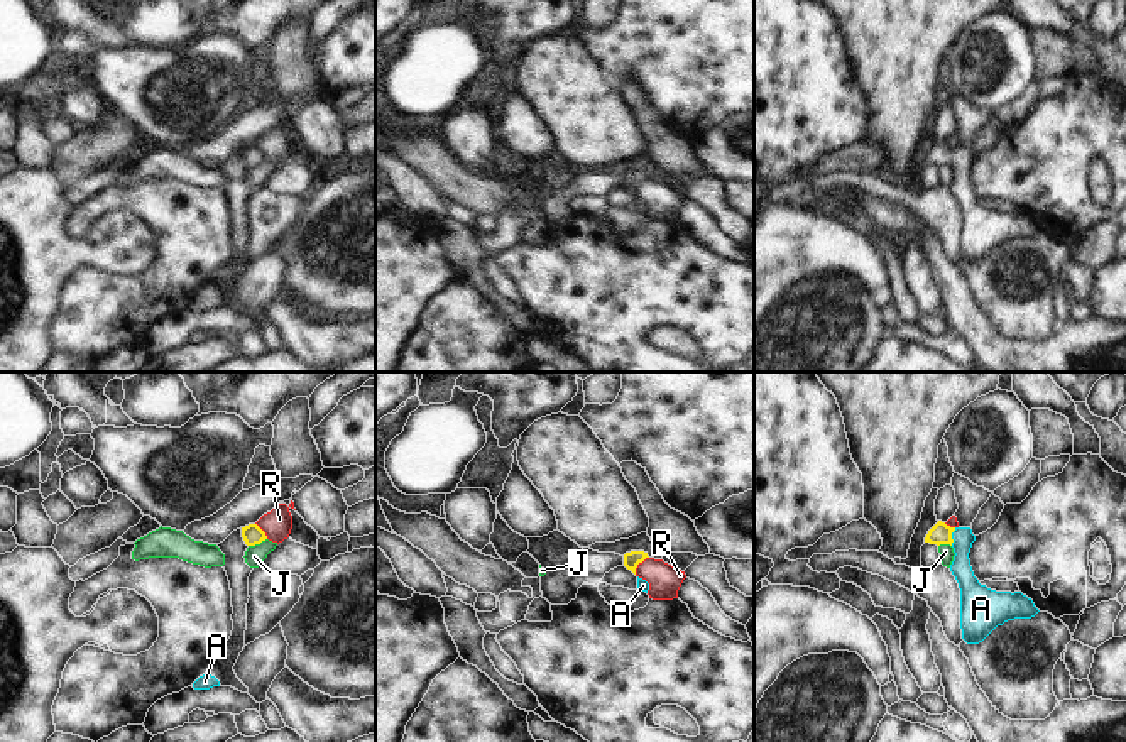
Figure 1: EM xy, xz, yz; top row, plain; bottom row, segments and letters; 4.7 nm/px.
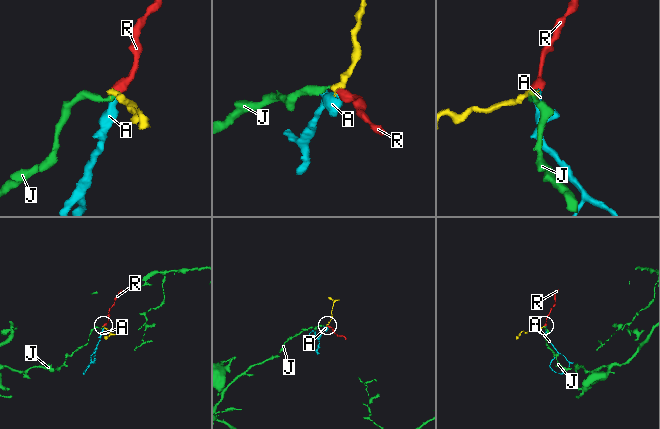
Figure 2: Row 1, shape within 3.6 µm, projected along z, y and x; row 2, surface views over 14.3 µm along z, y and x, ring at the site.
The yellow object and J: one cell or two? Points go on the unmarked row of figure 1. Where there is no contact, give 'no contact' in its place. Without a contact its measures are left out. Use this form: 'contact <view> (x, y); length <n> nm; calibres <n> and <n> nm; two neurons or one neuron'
contact xy (257, 164); length 100 nm; calibres 100 and 100 nm; two neurons

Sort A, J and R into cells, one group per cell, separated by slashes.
A / J R

